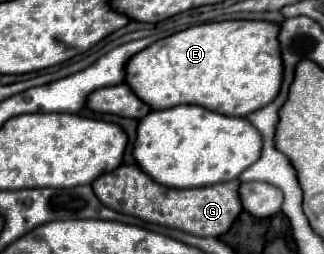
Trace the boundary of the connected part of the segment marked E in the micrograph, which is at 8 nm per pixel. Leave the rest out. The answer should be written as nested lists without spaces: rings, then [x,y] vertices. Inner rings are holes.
[[[228,20],[192,26],[162,38],[132,56],[126,64],[126,84],[130,84],[136,94],[142,94],[142,102],[150,102],[154,110],[176,104],[198,104],[226,116],[248,116],[272,102],[280,92],[284,66],[278,34],[280,24],[266,20]]]

